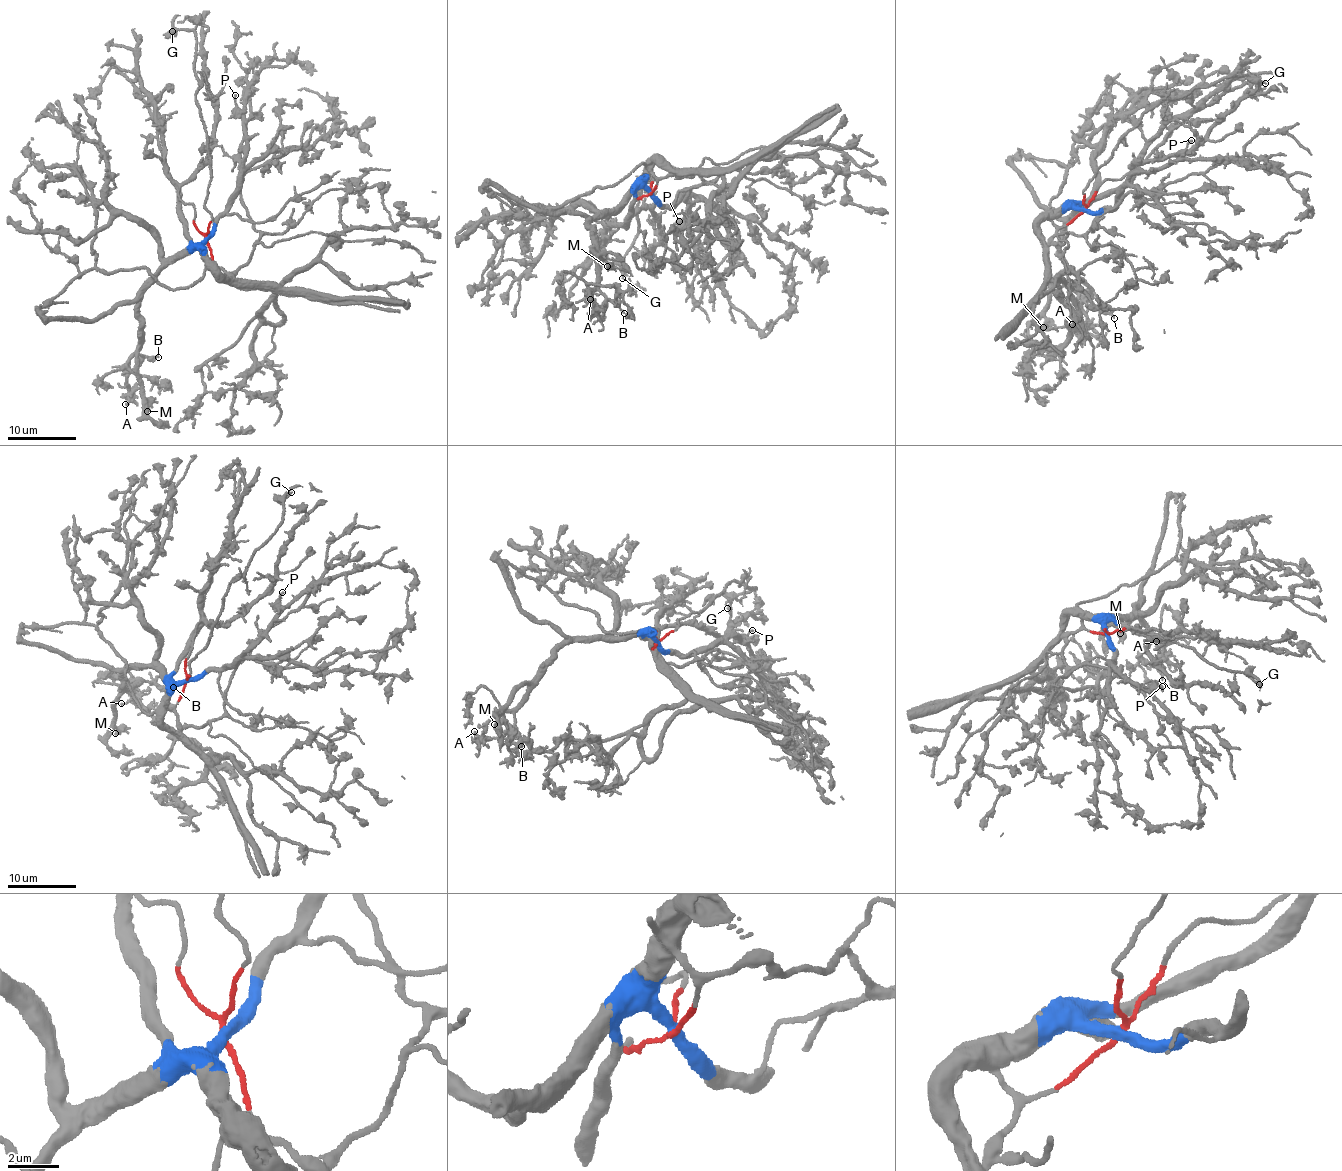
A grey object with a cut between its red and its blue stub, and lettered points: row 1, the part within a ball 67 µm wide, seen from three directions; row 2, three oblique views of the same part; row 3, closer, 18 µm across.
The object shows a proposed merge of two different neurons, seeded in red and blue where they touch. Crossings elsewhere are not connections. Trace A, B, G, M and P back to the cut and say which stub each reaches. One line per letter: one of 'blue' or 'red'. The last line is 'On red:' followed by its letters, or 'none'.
A: blue
B: blue
G: red
M: blue
P: blue
On red: G

